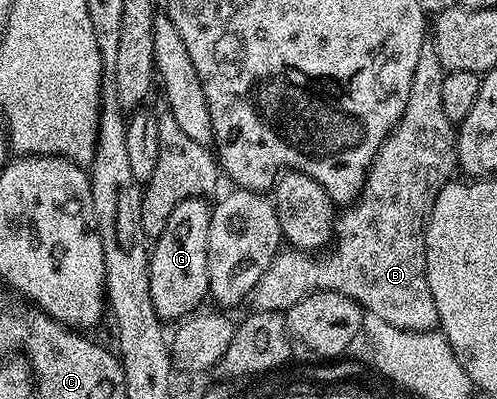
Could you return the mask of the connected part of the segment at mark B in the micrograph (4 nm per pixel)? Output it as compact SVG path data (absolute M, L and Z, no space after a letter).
M427 41L416 60L416 73L412 73L408 105L374 158L362 192L343 210L346 211L343 215L341 212L337 216L332 246L317 253L280 250L254 289L252 302L257 310L285 313L311 291L335 291L352 297L361 305L363 312L375 314L396 329L432 331L438 327L438 310L432 289L428 289L426 272L426 222L432 213L432 205L436 205L440 189L451 182L453 175L450 174L458 167L456 125L448 121L444 104L440 101L445 76L433 42Z

